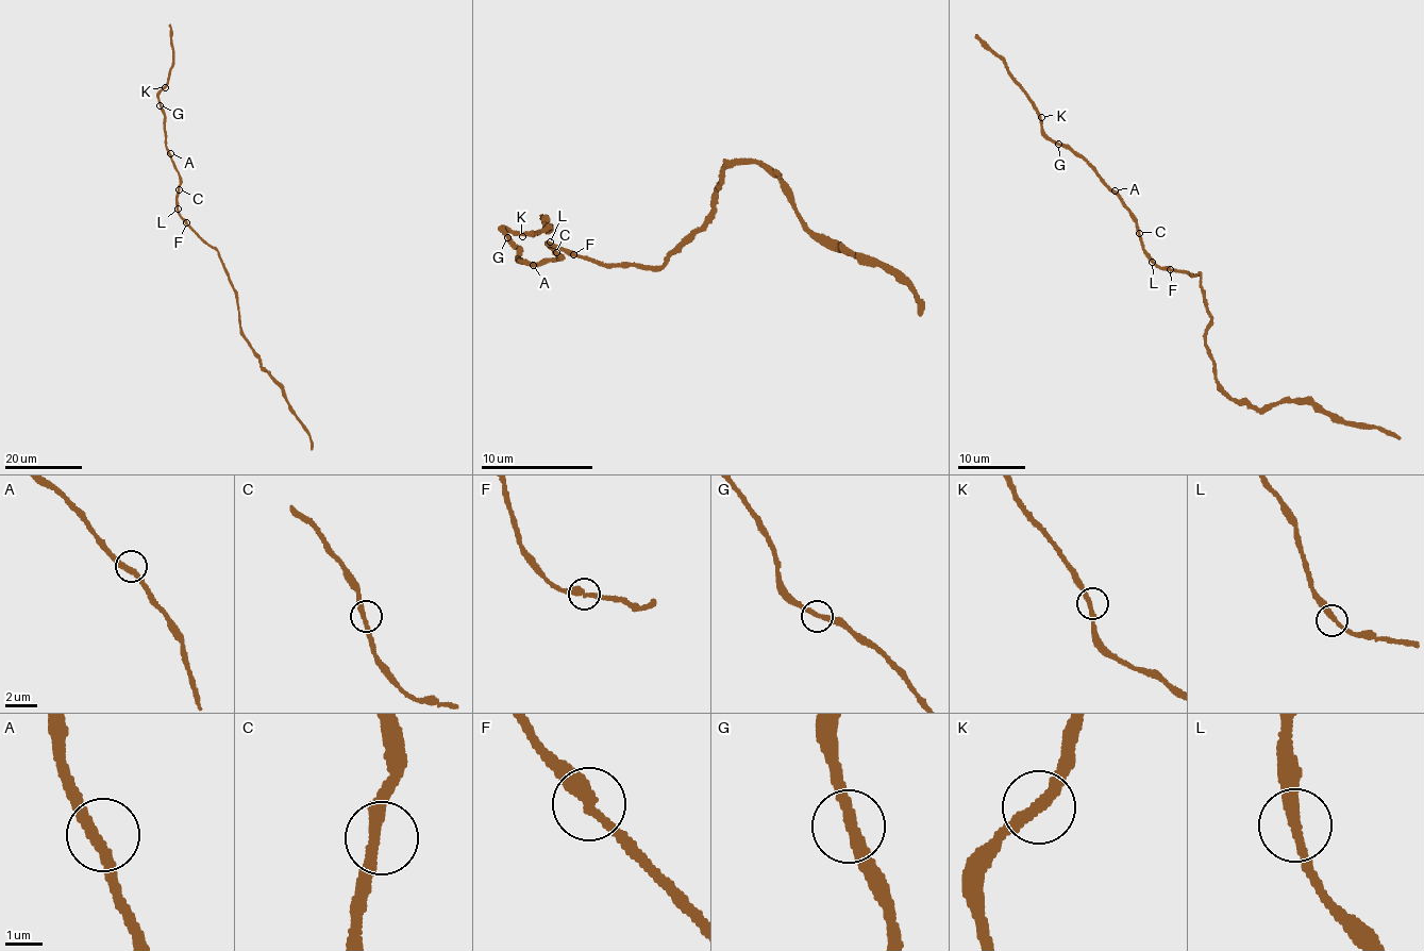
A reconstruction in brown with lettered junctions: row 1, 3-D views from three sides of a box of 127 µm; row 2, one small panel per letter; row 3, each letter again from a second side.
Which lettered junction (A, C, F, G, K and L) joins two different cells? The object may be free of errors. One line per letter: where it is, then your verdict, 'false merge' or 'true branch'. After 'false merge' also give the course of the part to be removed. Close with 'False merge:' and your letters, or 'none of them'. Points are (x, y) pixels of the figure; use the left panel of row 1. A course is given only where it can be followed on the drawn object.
A: at (170, 153); true branch
C: at (179, 189); true branch
F: at (186, 222); true branch
G: at (160, 105); true branch
K: at (165, 87); true branch
L: at (178, 209); true branch
False merge: none of them

